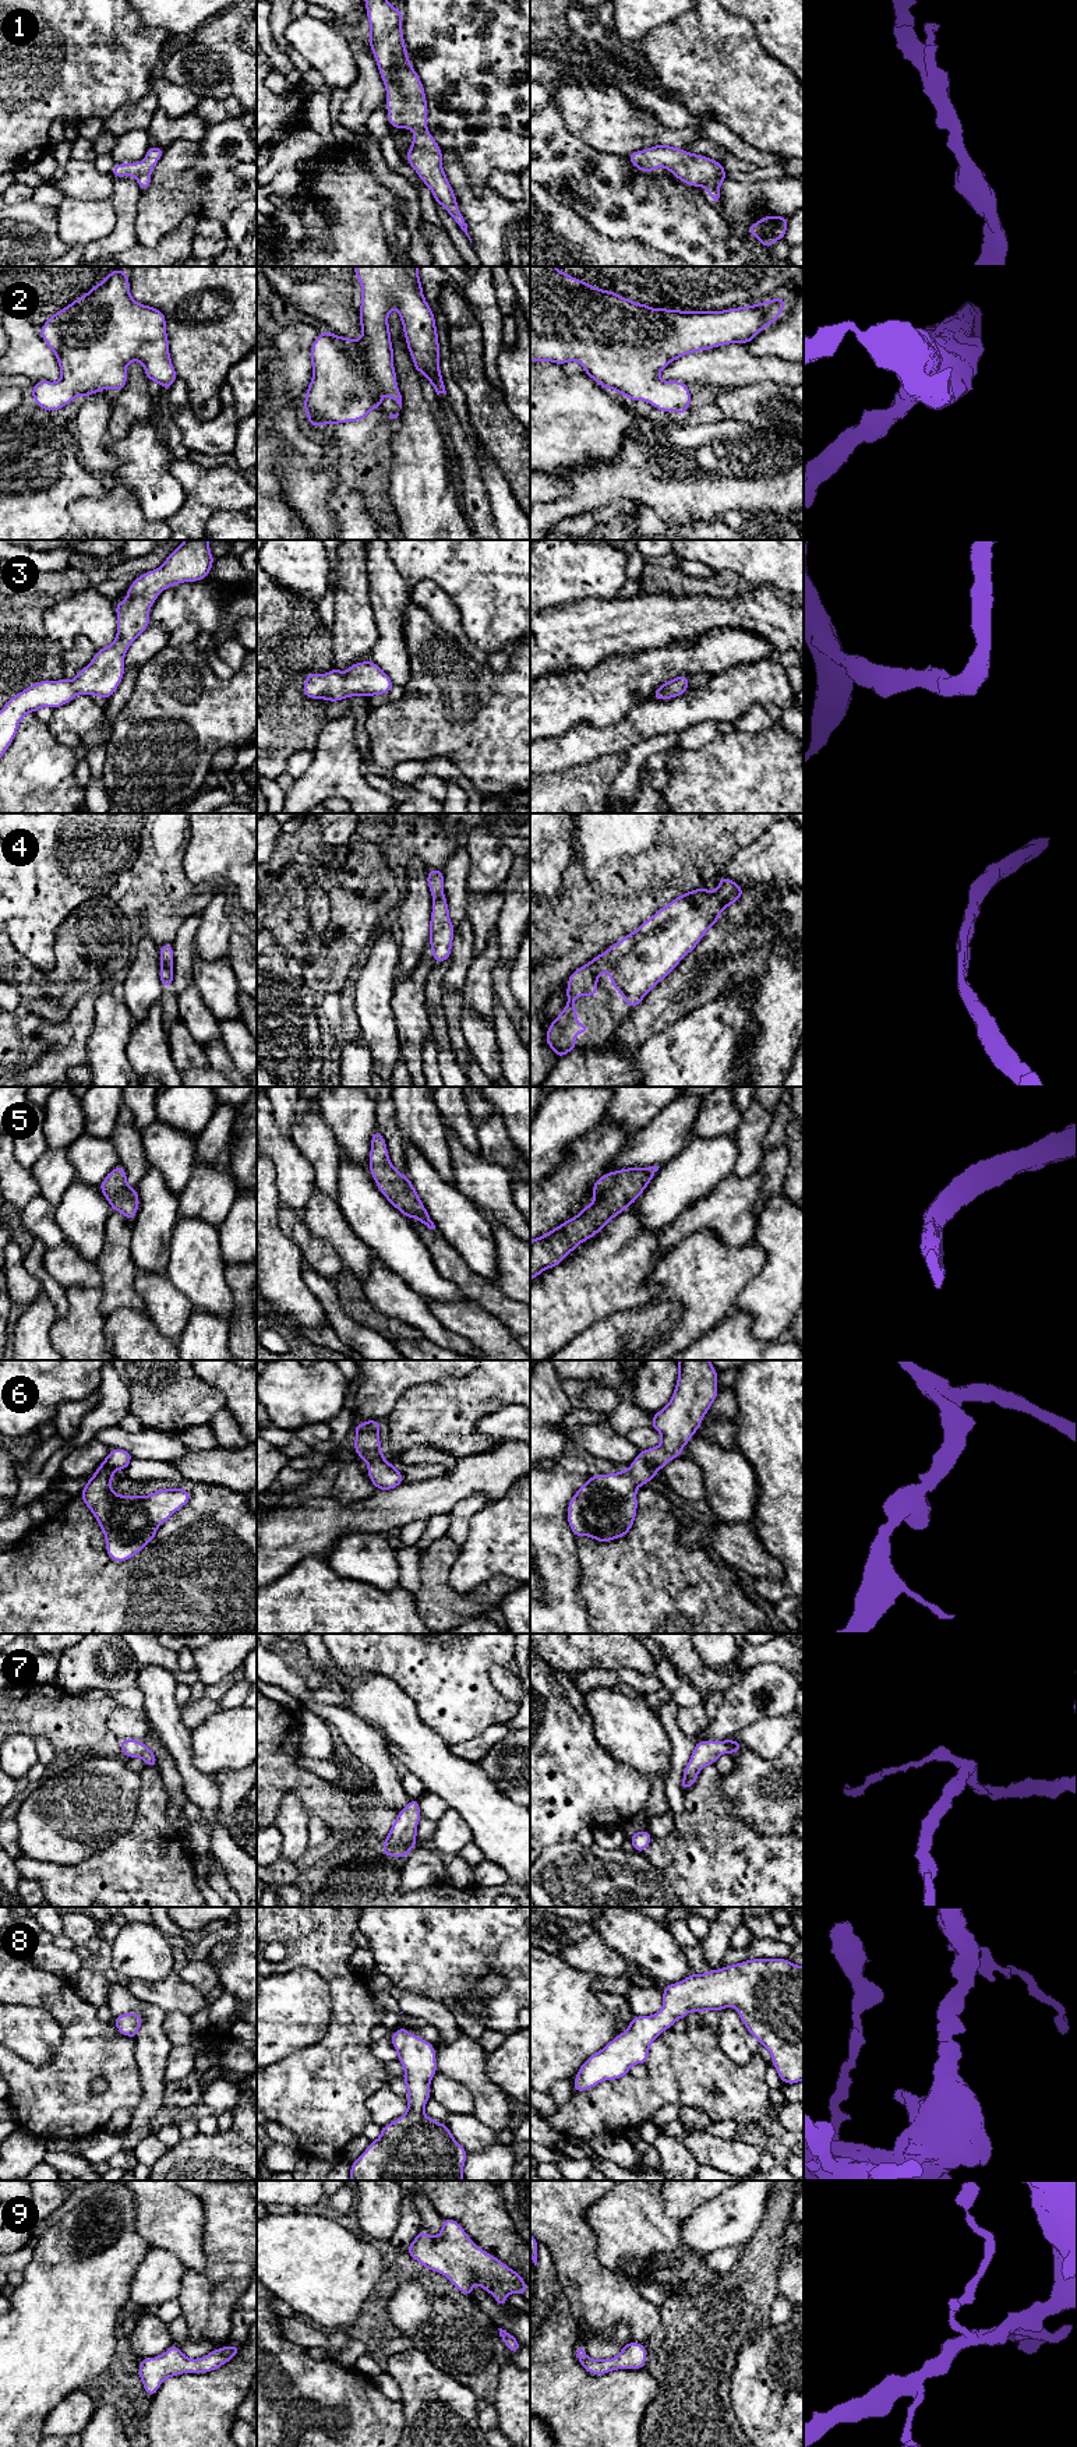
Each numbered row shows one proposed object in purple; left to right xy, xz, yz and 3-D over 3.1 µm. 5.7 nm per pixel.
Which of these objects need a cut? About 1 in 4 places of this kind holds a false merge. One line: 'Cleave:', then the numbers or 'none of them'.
Cleave: none of them

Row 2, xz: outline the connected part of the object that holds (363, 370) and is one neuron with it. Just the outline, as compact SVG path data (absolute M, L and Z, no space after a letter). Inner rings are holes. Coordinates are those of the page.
M354 266L354 275L361 285L359 308L361 338L354 340L325 331L312 342L312 379L303 403L311 427L364 420L371 410L382 407L384 395L389 395L402 409L388 324L392 307L399 313L414 370L425 374L437 395L446 395L439 370L441 352L435 317L424 299L419 266Z

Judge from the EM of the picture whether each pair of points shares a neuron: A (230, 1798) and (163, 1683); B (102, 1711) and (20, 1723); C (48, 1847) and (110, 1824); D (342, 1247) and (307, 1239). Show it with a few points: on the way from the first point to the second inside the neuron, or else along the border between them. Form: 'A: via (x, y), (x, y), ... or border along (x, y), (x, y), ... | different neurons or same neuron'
A: border along (212, 1776), (219, 1790), (219, 1808) | different neurons
B: via (81, 1718), (41, 1718) | same neuron
C: via (63, 1832), (71, 1824), (95, 1824) | same neuron
D: border along (304, 1222), (338, 1254), (343, 1264) | different neurons

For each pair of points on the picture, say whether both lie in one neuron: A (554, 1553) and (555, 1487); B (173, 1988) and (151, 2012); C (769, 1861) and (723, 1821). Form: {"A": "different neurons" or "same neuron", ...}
{"A": "same neuron", "B": "different neurons", "C": "same neuron"}

